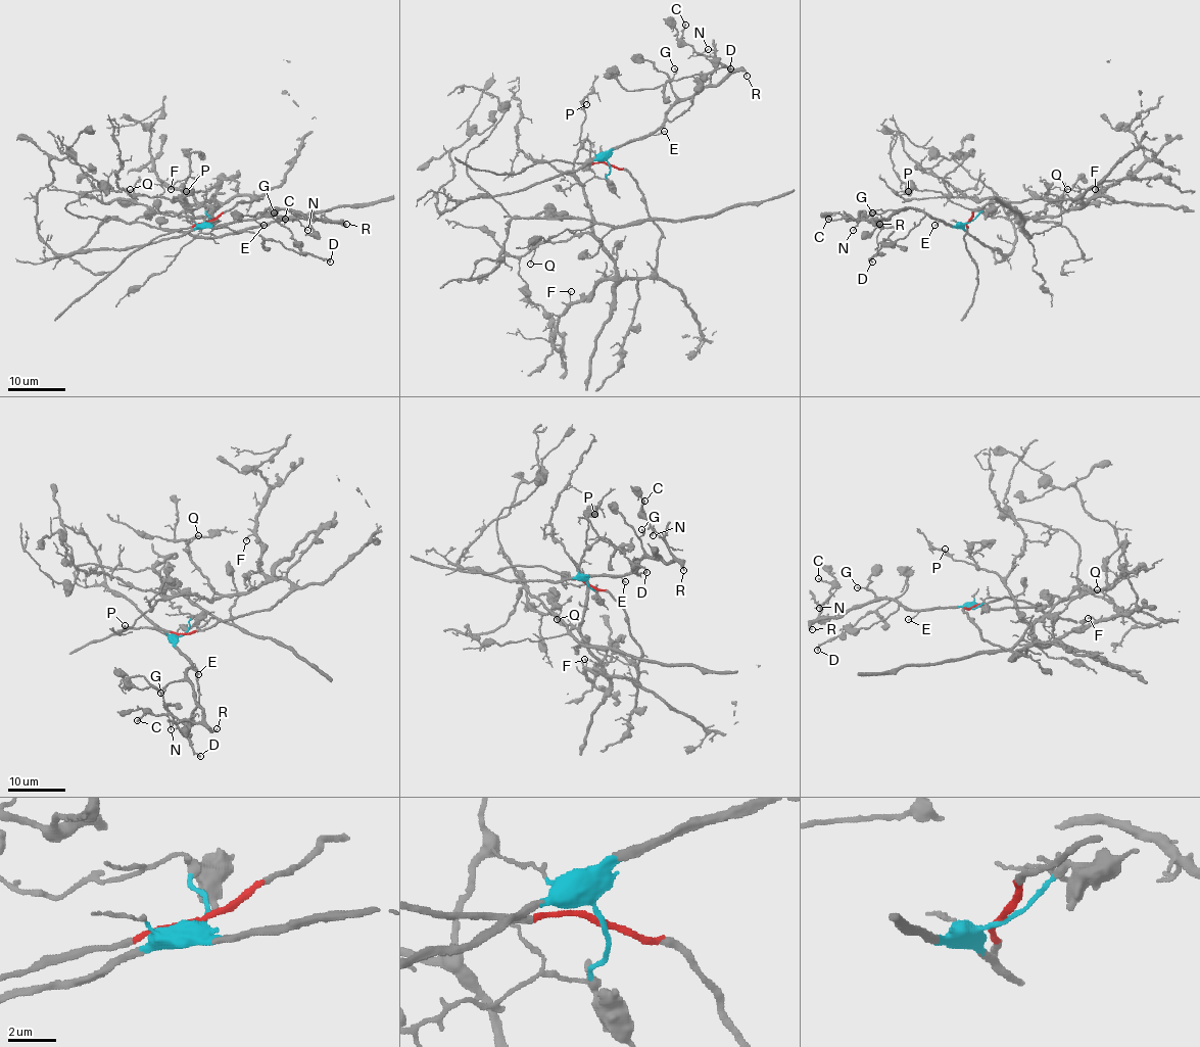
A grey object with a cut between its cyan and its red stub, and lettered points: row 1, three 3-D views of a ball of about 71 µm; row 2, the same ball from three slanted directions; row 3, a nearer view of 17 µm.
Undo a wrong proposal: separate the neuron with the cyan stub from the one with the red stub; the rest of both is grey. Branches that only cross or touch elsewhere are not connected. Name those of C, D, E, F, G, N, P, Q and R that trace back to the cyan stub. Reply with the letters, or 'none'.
C, D, E, G, N, R

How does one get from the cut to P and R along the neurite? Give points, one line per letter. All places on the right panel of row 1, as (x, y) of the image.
P: (968, 223), (986, 204), (1081, 195), (1077, 208), (1021, 217), (993, 198), (903, 198), (908, 191)
R: (968, 223), (953, 226), (934, 220), (928, 213), (903, 208), (890, 219), (876, 220), (875, 223), (879, 224)

